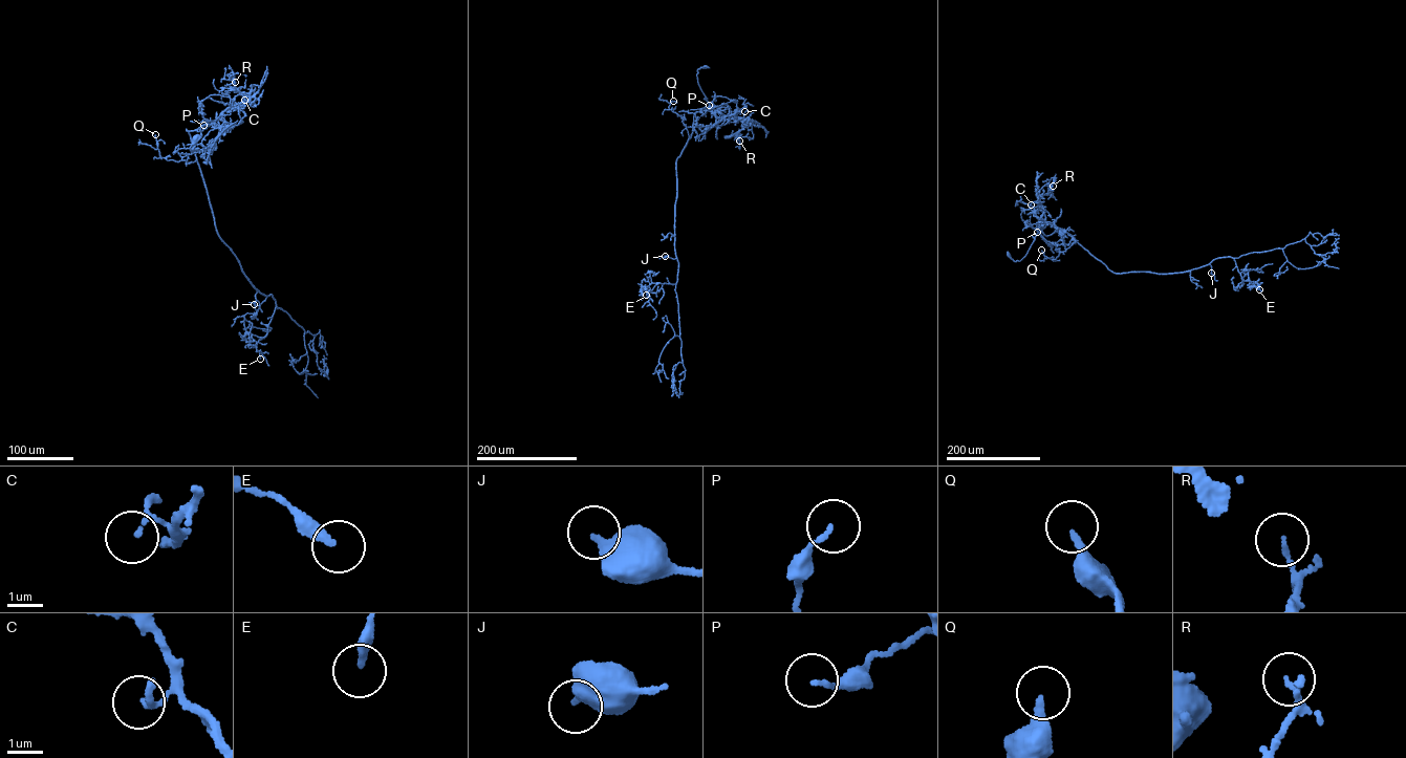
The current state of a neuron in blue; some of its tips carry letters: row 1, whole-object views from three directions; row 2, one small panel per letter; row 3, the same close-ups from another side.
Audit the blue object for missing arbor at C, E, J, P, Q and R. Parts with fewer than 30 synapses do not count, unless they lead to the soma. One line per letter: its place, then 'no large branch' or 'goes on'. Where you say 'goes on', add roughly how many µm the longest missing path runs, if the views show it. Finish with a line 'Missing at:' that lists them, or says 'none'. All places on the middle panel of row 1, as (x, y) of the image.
C: place (744, 111); no large branch
E: place (646, 295); no large branch
J: place (665, 256); no large branch
P: place (709, 105); no large branch
Q: place (673, 101); goes on; missing 30 µm
R: place (739, 141); no large branch
Missing at: Q

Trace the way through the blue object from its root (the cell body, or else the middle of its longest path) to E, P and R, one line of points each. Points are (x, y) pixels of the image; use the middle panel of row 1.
E: (706, 66), (696, 76), (713, 112), (695, 112), (691, 136), (676, 161), (677, 282), (660, 283), (646, 295)
P: (706, 66), (697, 70), (696, 76), (709, 105)
R: (706, 66), (697, 70), (700, 88), (718, 118), (737, 117), (744, 123), (739, 141)

